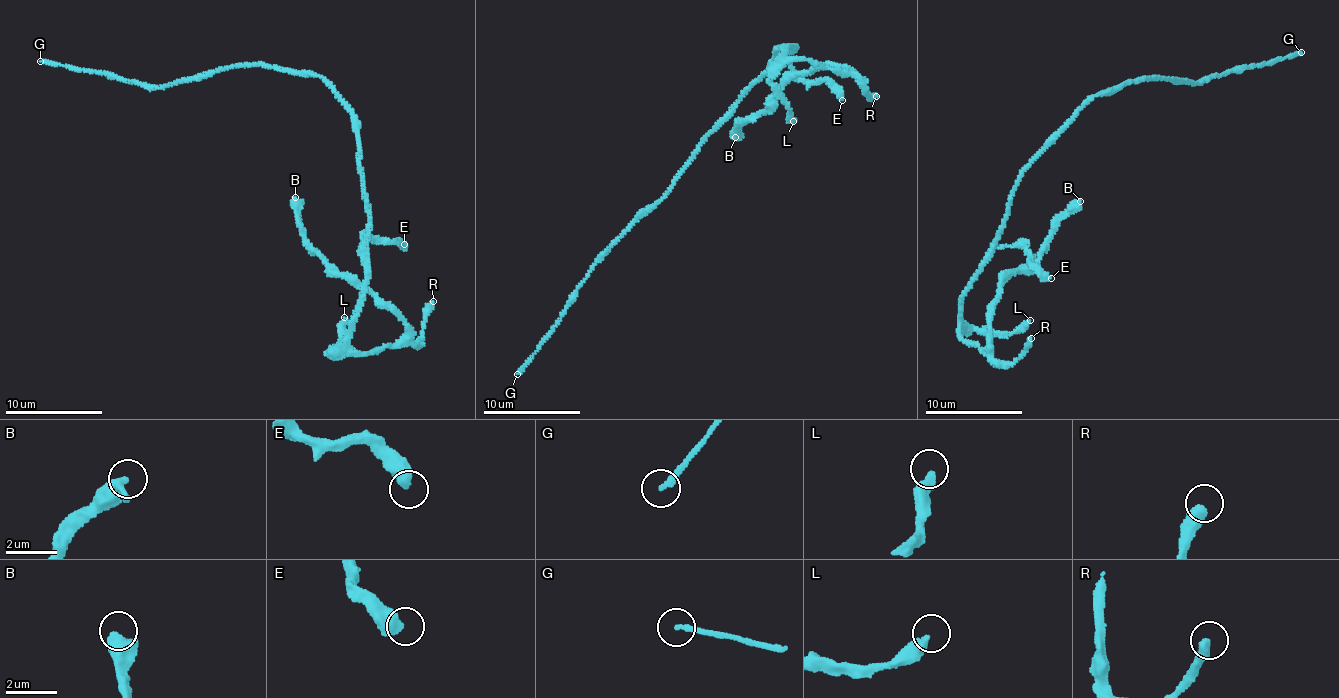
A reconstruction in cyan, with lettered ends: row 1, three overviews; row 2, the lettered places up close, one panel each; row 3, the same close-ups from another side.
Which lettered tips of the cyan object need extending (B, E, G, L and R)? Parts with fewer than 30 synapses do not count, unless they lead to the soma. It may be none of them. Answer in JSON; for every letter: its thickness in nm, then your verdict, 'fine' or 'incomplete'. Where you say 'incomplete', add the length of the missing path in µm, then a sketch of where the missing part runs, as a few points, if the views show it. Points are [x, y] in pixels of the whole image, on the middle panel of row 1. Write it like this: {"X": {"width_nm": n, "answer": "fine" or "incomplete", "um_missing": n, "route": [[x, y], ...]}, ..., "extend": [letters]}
{"B": {"width_nm": 550, "answer": "fine"}, "E": {"width_nm": 550, "answer": "fine"}, "G": {"width_nm": 240, "answer": "incomplete", "um_missing": 180}, "L": {"width_nm": 380, "answer": "fine"}, "R": {"width_nm": 440, "answer": "fine"}, "extend": ["G"]}

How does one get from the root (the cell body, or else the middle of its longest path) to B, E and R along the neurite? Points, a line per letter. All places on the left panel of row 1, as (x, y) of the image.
B: (359, 161), (369, 269), (349, 343), (359, 352), (397, 345), (406, 324), (311, 246), (295, 197)
E: (359, 161), (369, 226), (365, 247), (360, 251), (360, 244), (368, 239), (397, 239), (404, 244)
R: (359, 161), (367, 204), (369, 269), (349, 343), (359, 352), (414, 344), (433, 301)

